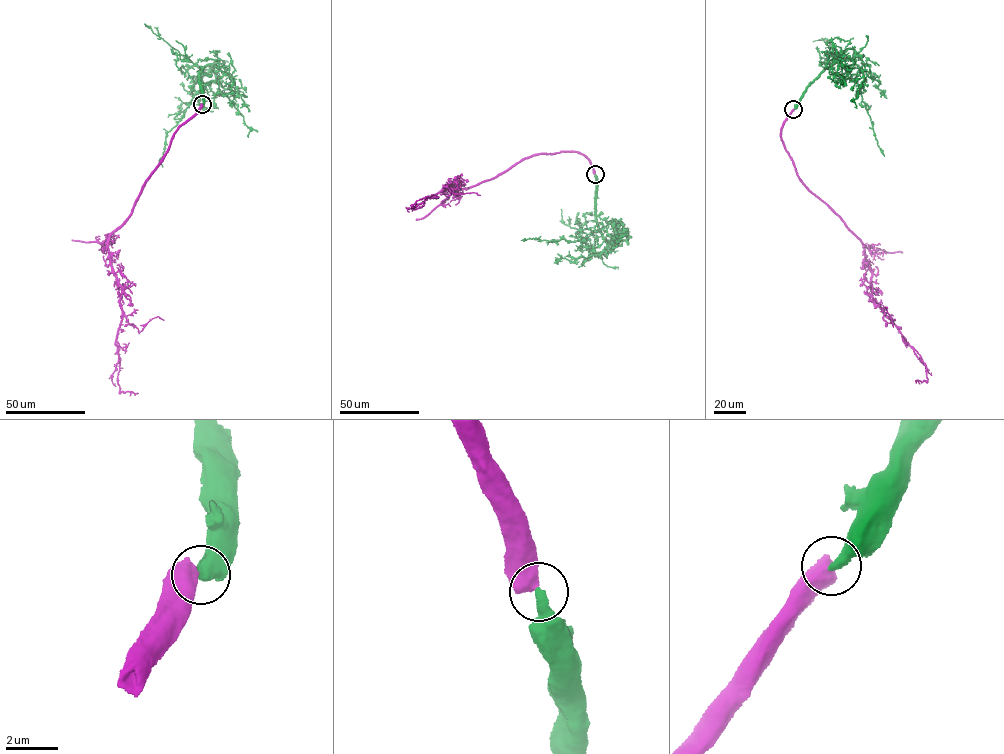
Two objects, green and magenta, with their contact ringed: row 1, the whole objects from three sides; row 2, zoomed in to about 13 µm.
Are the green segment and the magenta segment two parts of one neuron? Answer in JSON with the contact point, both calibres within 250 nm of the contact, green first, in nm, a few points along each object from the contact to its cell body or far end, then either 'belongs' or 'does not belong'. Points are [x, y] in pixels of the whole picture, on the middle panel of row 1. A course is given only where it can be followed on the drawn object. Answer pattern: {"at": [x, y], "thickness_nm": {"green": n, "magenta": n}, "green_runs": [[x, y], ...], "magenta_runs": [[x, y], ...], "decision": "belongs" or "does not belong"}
{"at": [595, 174], "thickness_nm": {"green": 400, "magenta": 650}, "green_runs": [[595, 173], [596, 221], [606, 248], [590, 254], [588, 244], [582, 240], [563, 237], [524, 241]], "magenta_runs": [[595, 173], [577, 152], [541, 153], [473, 186], [449, 187], [451, 181], [421, 207], [411, 206], [430, 196]], "decision": "does not belong"}

